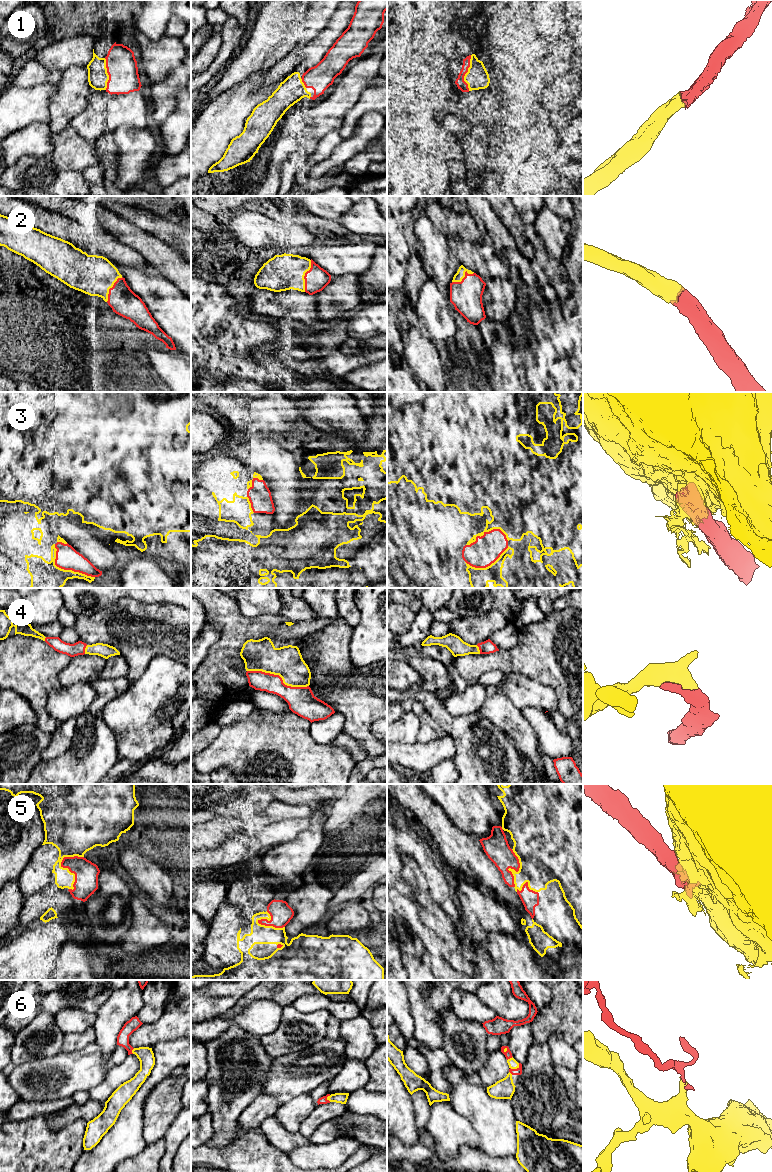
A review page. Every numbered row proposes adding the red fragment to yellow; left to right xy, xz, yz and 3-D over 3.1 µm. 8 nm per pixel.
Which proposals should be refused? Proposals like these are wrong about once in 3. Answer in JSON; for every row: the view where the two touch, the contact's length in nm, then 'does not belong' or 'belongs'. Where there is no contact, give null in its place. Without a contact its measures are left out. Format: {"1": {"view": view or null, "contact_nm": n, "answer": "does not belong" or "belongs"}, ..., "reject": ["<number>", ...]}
{"1": {"view": "yz", "contact_nm": 280, "answer": "belongs"}, "2": {"view": "xz", "contact_nm": 260, "answer": "belongs"}, "3": {"view": "xy", "contact_nm": 420, "answer": "does not belong"}, "4": {"view": "xz", "contact_nm": 500, "answer": "belongs"}, "5": {"view": "xy", "contact_nm": 300, "answer": "does not belong"}, "6": {"view": "yz", "contact_nm": 90, "answer": "belongs"}, "reject": ["3", "5"]}

